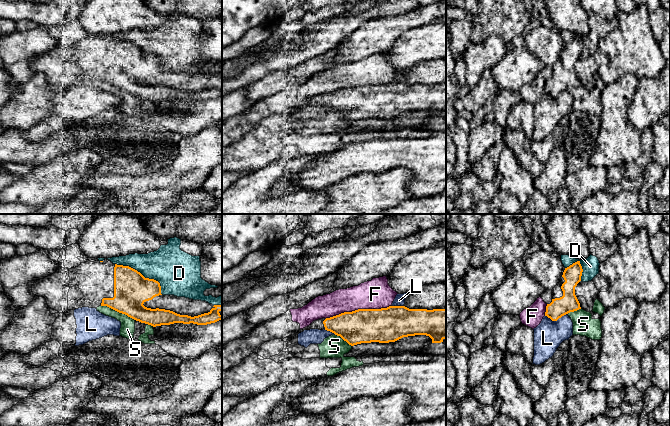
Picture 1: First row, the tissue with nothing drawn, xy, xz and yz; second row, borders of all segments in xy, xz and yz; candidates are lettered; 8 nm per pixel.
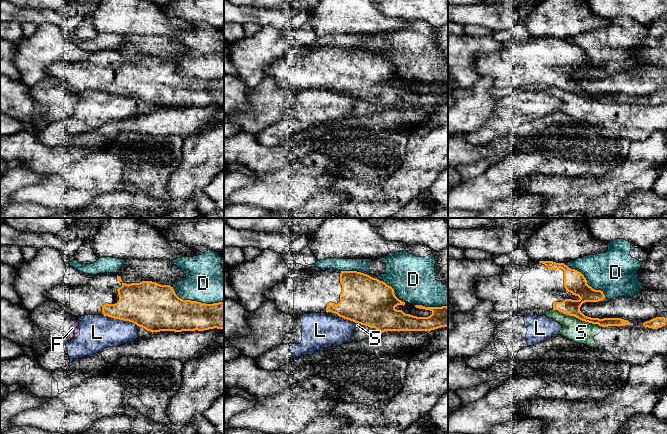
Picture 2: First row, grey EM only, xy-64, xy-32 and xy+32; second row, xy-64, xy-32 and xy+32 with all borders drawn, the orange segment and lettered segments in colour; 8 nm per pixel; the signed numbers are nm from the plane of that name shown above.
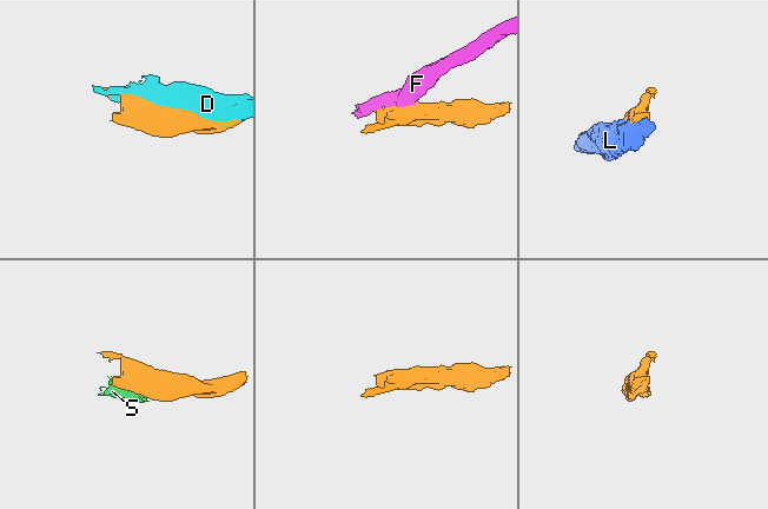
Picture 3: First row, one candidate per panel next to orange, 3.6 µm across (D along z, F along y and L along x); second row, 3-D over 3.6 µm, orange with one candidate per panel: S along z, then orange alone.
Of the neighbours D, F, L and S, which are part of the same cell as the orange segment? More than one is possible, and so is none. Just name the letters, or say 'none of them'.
none of them

